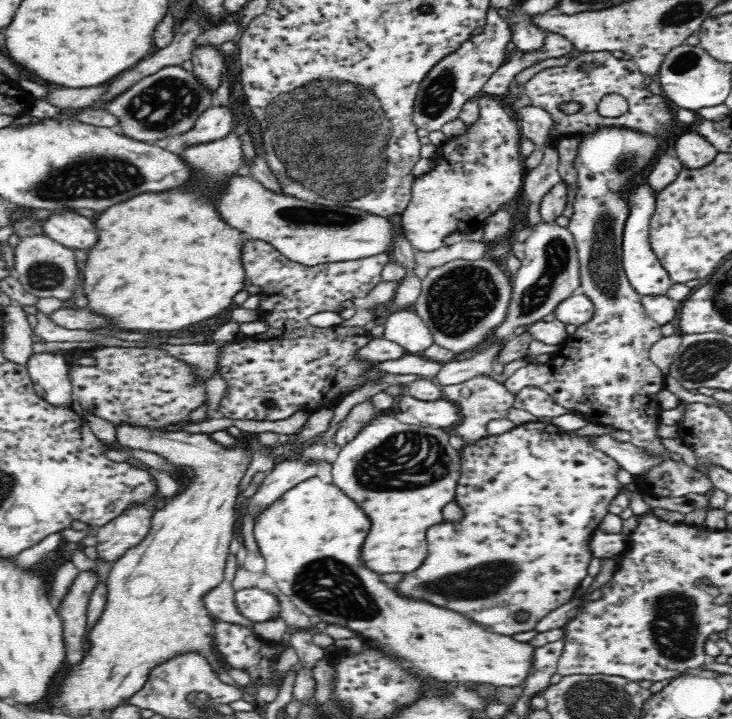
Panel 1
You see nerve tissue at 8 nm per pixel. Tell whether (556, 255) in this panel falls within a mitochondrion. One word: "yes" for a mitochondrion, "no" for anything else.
yes

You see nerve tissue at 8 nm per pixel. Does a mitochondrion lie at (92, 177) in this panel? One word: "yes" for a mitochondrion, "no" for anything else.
yes

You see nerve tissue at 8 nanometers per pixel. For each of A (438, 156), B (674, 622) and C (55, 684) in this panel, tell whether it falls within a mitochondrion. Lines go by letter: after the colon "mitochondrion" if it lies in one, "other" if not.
A: other
B: mitochondrion
C: other

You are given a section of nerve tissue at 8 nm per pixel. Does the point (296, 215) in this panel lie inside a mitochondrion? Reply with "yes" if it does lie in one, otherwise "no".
yes

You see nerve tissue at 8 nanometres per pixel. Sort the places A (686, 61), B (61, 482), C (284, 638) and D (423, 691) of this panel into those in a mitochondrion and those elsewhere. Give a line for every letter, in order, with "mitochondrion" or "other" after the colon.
A: mitochondrion
B: other
C: other
D: other

